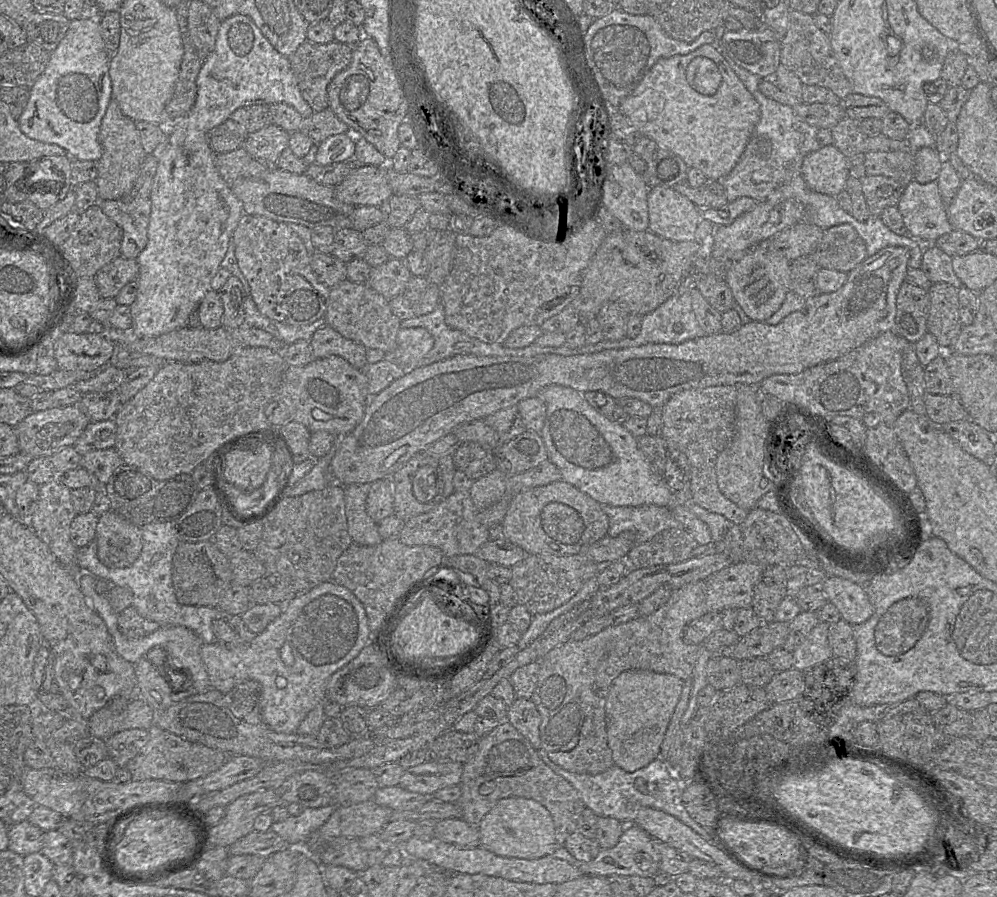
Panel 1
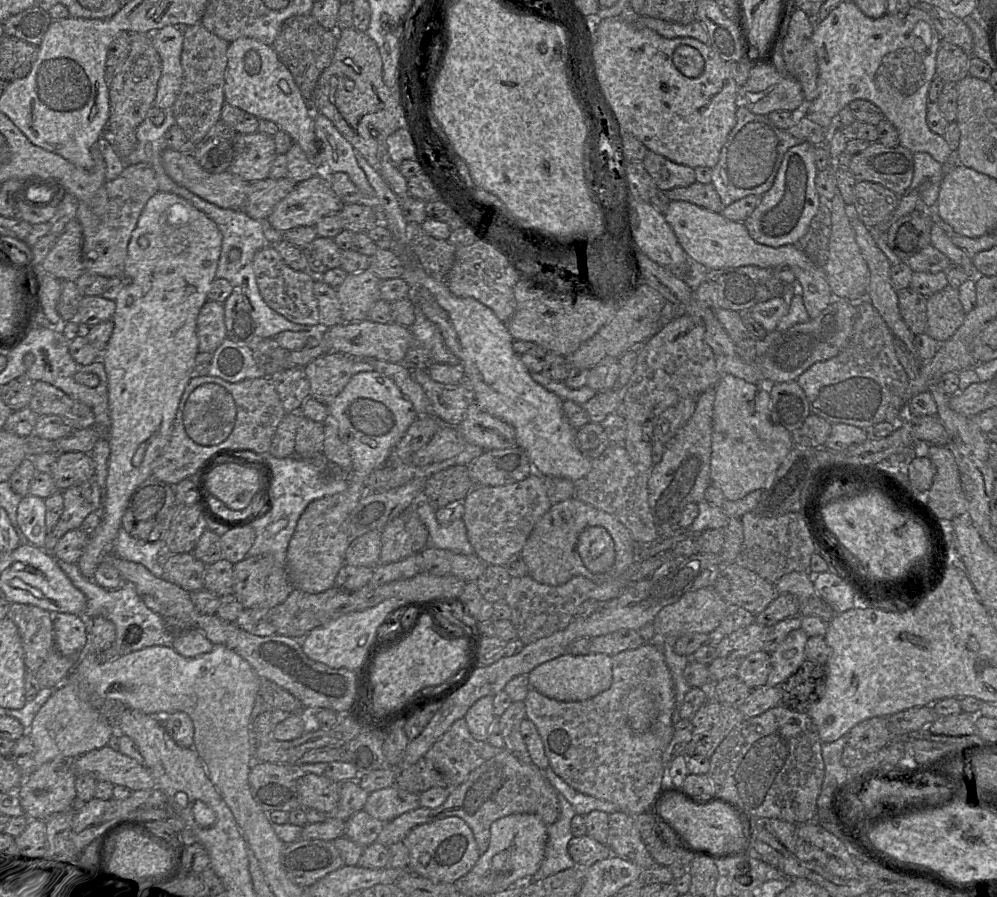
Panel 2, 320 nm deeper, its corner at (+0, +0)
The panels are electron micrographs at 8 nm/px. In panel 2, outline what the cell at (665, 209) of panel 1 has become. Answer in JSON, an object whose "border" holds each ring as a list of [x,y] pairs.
{"border":[[[671,200],[664,217],[696,268],[714,270],[753,265],[774,269],[788,266],[796,276],[797,290],[810,319],[816,318],[833,301],[834,296],[823,268],[810,260],[795,244],[781,247],[759,244],[751,238],[743,222],[728,220],[721,213],[688,201]]]}

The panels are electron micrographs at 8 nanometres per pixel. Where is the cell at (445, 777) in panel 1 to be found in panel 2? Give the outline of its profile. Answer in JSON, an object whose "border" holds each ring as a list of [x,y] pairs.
{"border":[[[396,785],[368,795],[363,810],[371,817],[387,823],[419,807],[419,794],[404,791]]]}

